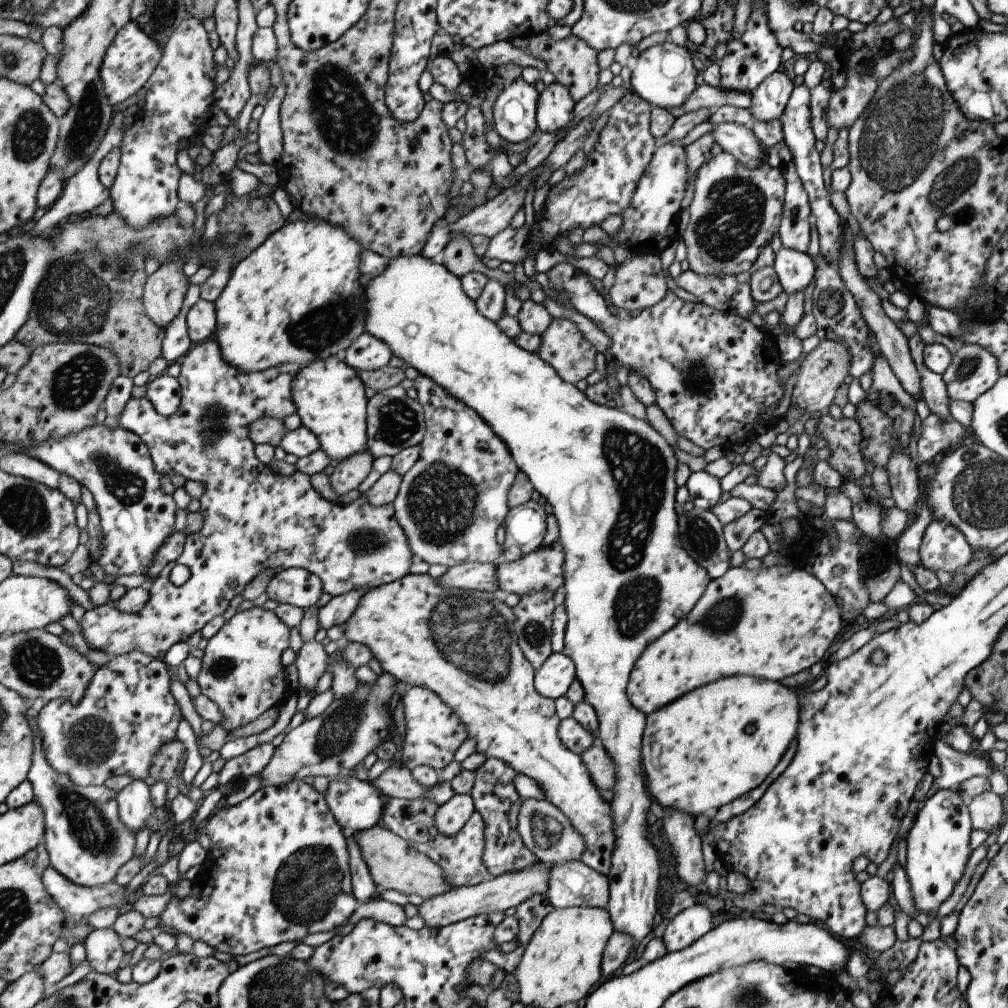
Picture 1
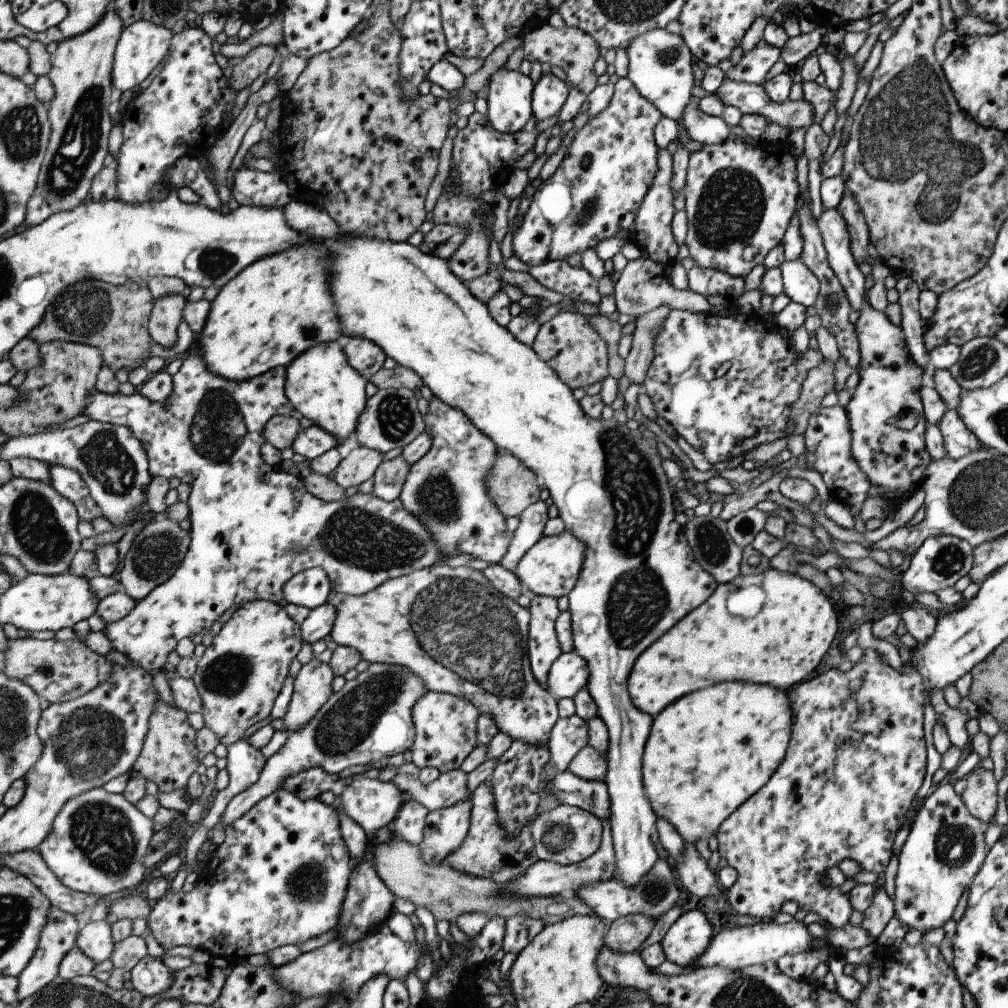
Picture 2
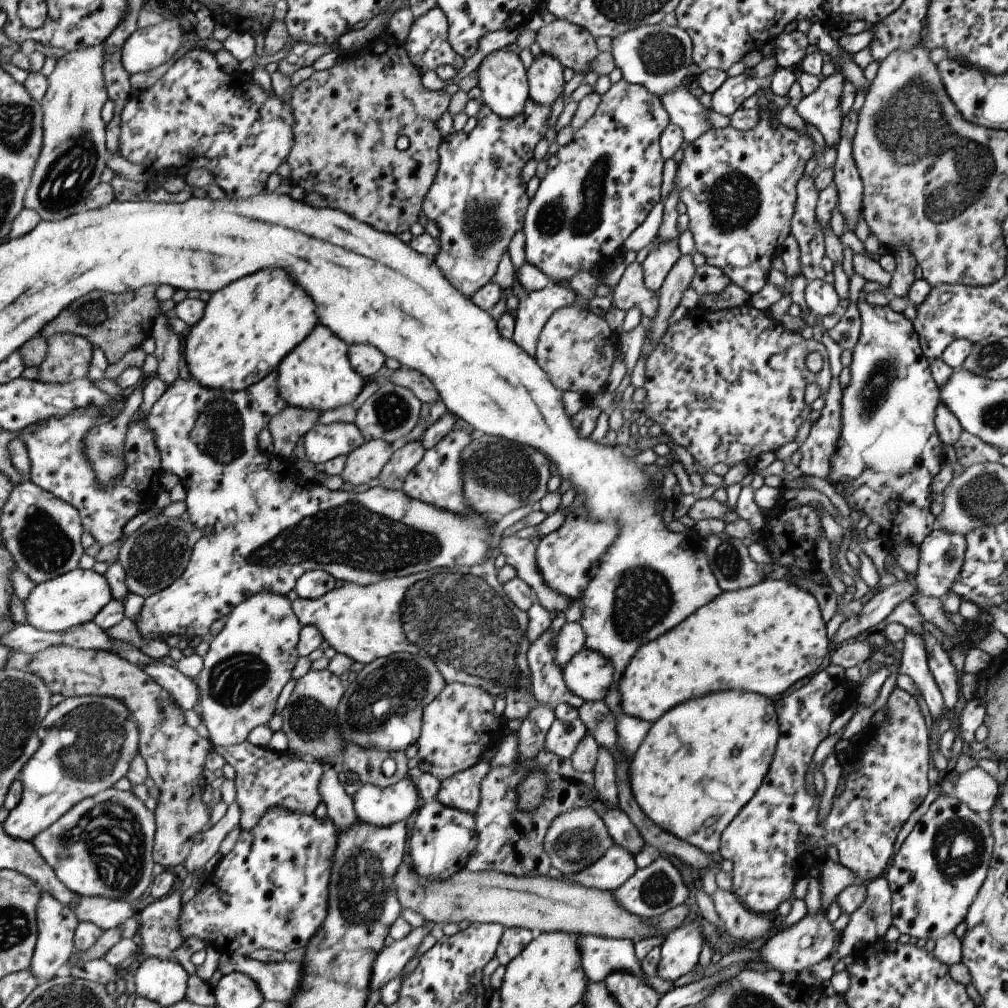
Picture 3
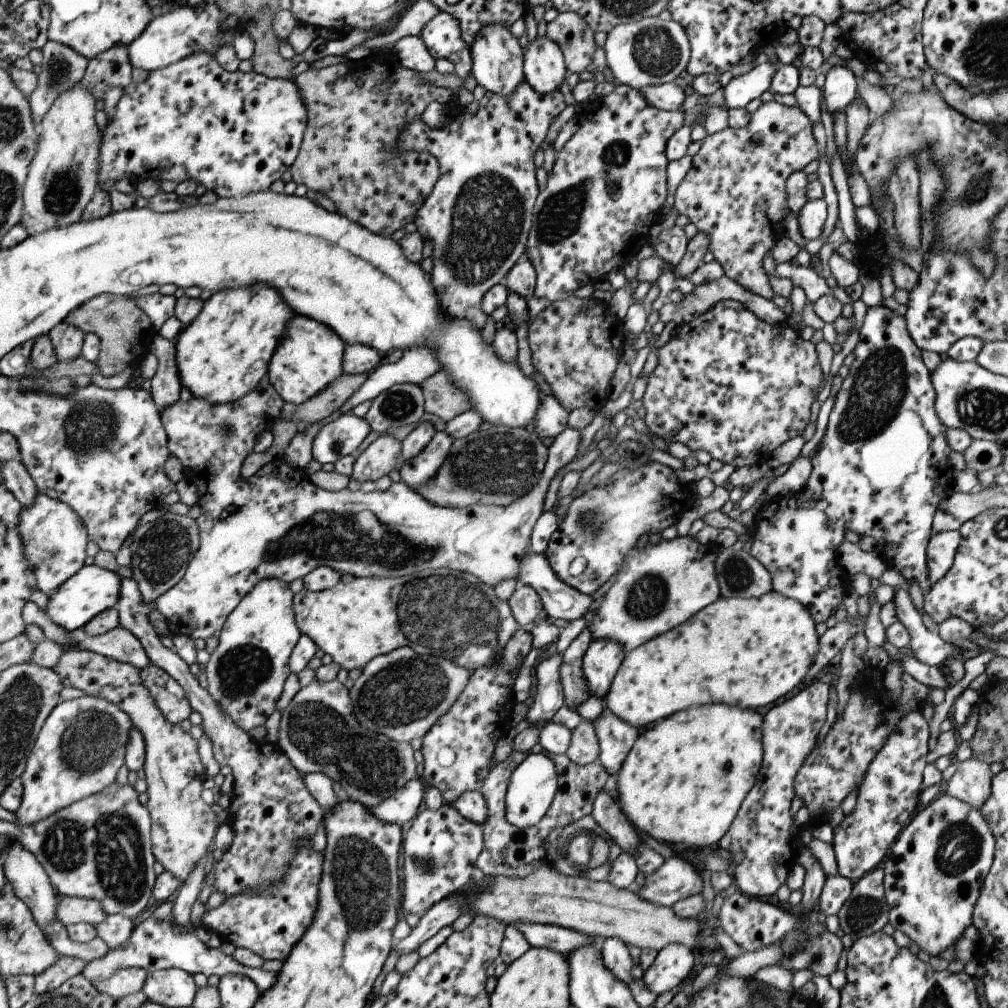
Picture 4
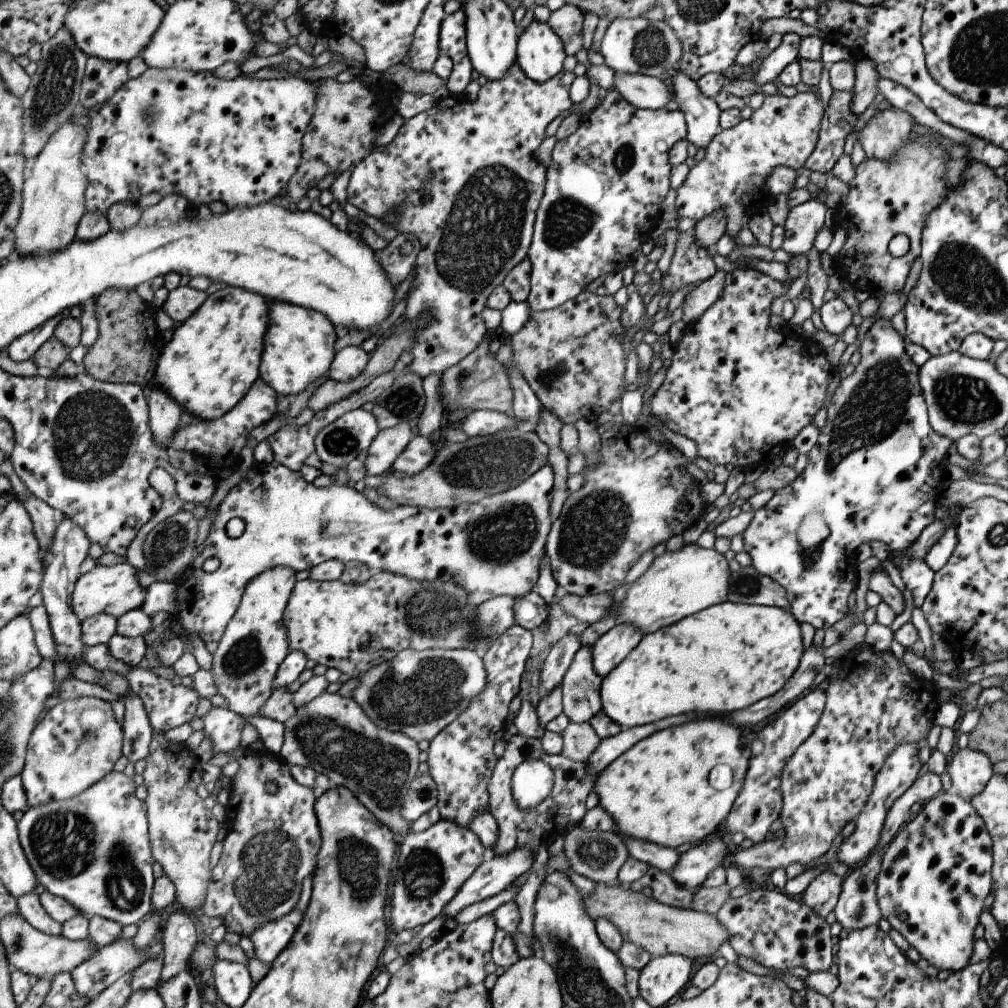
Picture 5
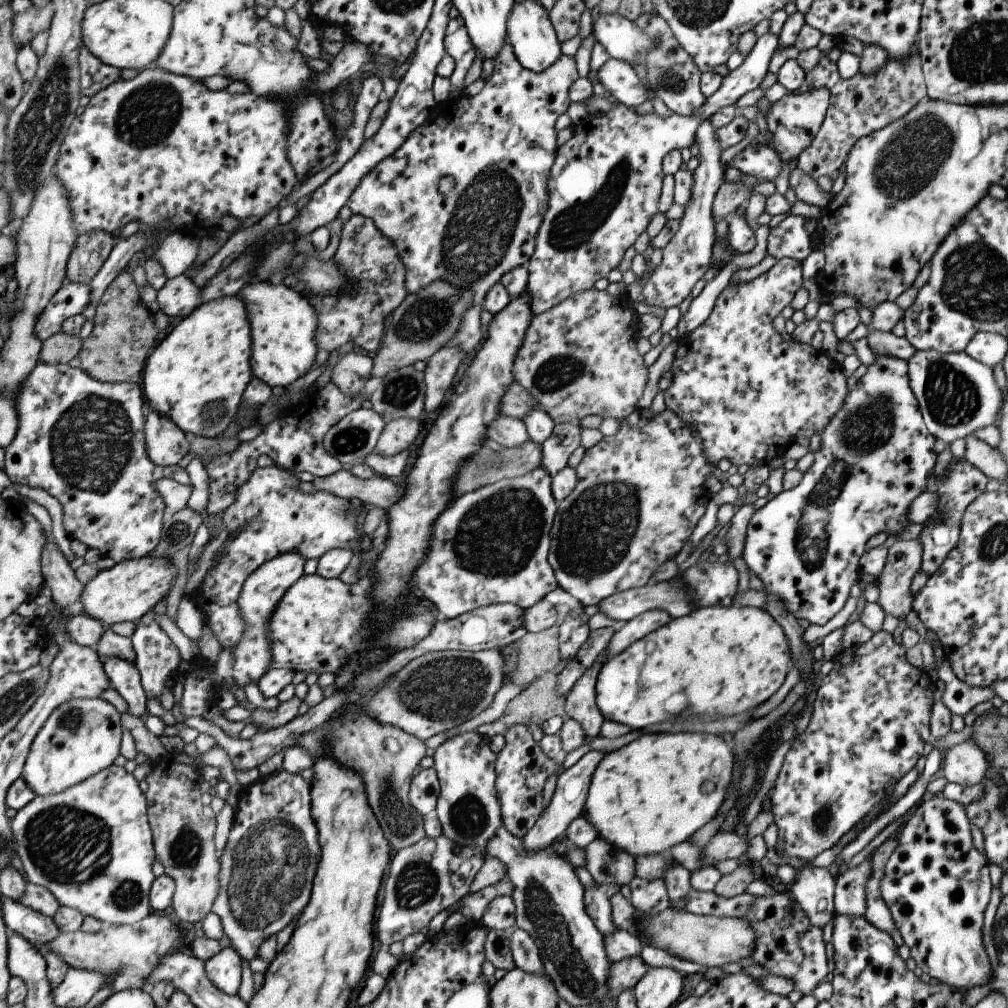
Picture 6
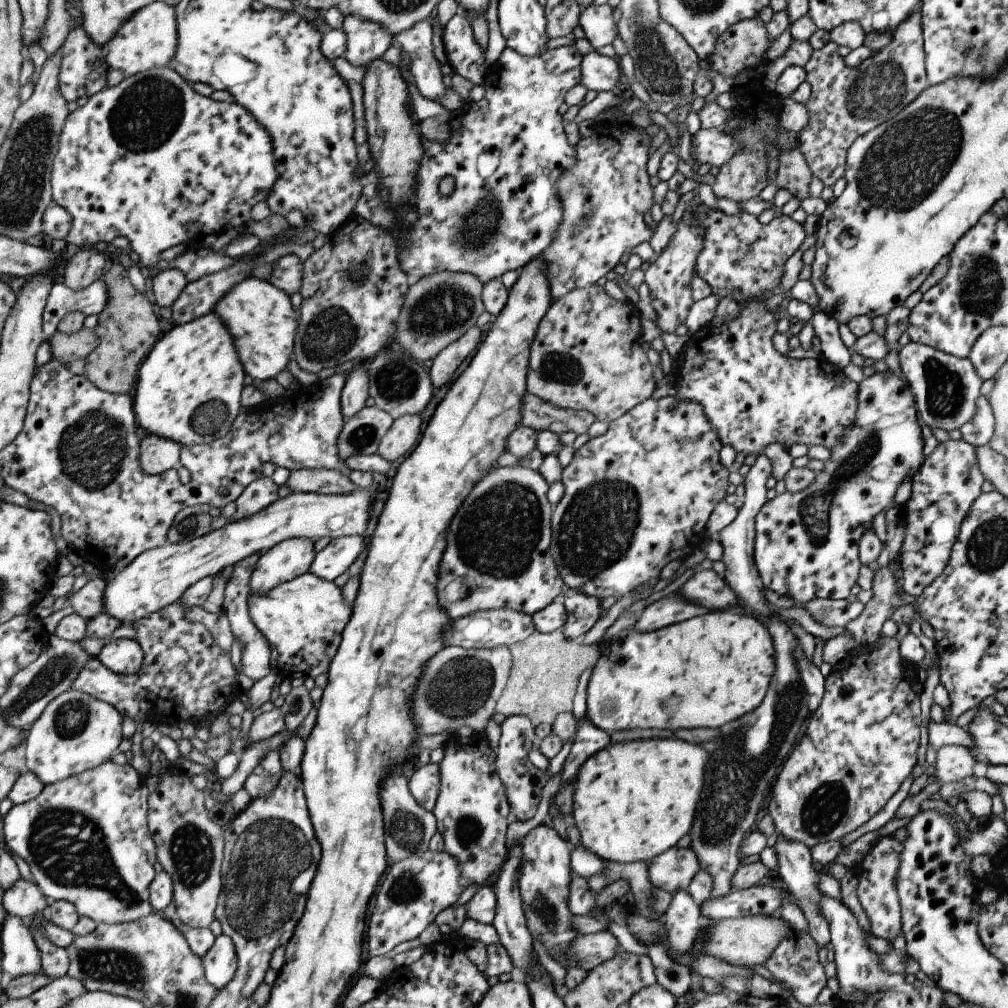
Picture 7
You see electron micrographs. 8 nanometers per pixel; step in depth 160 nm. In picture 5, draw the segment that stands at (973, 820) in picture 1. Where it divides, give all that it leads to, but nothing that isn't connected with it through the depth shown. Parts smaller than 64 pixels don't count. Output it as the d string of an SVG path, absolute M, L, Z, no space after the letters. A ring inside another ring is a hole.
M969 747L956 748L945 767L950 776L951 792L966 800L978 795L993 774L991 766L984 752Z

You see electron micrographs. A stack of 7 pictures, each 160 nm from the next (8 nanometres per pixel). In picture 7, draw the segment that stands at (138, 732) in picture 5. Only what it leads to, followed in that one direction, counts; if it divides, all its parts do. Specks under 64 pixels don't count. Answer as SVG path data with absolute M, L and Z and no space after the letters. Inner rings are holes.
M111 639L98 657L106 667L117 674L130 675L142 666L143 647L138 639Z

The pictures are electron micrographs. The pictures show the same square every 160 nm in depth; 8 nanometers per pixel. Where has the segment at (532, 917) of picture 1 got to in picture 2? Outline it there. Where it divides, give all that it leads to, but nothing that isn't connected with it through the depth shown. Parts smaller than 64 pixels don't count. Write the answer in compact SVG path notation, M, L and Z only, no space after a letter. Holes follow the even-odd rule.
M517 915L505 921L504 935L501 943L503 952L517 954L542 928L539 919Z

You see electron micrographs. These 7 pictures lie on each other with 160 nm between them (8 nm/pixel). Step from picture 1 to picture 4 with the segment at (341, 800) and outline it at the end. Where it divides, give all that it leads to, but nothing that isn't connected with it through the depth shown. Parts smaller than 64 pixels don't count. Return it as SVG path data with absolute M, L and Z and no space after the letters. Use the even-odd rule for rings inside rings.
M413 778L383 802L367 810L383 822L401 826L421 810L426 789L420 779Z

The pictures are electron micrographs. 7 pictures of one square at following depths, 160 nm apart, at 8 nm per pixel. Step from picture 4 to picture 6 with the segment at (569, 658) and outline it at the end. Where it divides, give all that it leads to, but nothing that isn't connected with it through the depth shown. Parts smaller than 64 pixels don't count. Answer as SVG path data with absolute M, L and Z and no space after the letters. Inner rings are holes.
M596 660L593 661L591 666L585 669L585 672L570 688L569 692L566 694L566 699L564 700L566 716L572 718L580 726L580 729L583 730L583 734L587 738L585 743L600 735L600 728L604 723L604 718L601 716L601 713L595 704L594 691L596 674L599 672L600 666L601 663L597 663Z

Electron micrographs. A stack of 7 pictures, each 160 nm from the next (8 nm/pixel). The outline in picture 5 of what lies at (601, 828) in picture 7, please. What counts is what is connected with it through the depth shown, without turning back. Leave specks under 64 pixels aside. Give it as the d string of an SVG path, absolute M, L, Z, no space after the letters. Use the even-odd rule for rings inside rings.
M719 720L691 722L648 734L612 760L596 776L592 788L592 802L611 817L619 835L630 839L672 849L685 842L703 840L705 836L717 830L733 806L746 775L750 757L749 744L750 738L747 734L744 735ZM721 762L725 762L727 766L731 764L729 768L733 768L733 780L725 790L715 790L707 784L707 772Z

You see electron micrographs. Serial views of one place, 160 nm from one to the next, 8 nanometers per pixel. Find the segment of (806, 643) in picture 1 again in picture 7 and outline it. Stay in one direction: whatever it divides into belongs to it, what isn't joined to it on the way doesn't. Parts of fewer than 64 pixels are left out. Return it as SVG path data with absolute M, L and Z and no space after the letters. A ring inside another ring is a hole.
M731 610L707 611L654 631L639 632L630 627L619 642L614 639L595 644L600 658L586 686L585 716L607 734L667 728L663 700L669 696L681 700L681 726L693 718L695 728L719 728L761 704L775 670L767 629L756 618Z

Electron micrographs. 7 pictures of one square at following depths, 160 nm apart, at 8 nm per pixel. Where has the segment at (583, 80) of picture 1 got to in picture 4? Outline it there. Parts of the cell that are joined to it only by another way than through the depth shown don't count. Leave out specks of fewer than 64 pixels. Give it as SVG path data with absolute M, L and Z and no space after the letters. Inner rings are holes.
M574 12L559 13L546 23L545 34L559 47L564 58L564 67L570 74L588 69L595 50L593 31Z

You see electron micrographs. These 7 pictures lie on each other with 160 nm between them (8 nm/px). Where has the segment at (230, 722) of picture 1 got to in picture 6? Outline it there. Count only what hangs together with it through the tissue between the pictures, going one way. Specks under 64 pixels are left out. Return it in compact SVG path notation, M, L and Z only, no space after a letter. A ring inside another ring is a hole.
M283 553L260 564L243 582L240 588L237 606L244 622L244 631L238 644L231 649L234 658L232 677L237 687L256 680L269 669L270 646L266 639L266 624L275 603L285 591L303 575L304 558L297 553Z

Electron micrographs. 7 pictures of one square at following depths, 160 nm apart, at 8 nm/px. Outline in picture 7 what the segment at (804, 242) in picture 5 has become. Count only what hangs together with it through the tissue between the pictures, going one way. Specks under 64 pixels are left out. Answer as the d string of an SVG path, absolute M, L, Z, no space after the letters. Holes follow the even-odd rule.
M698 202L698 206L692 208L692 218L703 229L694 274L705 280L717 302L725 297L731 297L739 305L749 301L766 301L779 288L783 263L805 238L802 224L785 215L761 224L751 215L737 213L729 216Z

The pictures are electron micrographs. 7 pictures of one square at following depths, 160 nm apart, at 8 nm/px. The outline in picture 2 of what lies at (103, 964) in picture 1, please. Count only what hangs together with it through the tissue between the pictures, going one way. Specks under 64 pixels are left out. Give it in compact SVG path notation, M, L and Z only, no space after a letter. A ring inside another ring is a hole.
M89 921L81 930L76 942L87 956L97 964L110 960L114 942L111 940L109 921Z

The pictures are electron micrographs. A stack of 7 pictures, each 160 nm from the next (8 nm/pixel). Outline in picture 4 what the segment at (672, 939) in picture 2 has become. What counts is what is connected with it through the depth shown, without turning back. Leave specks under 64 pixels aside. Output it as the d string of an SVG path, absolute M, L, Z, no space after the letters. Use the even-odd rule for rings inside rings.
M679 943L665 945L657 951L653 962L644 971L643 984L656 997L685 983L693 966L692 948Z

